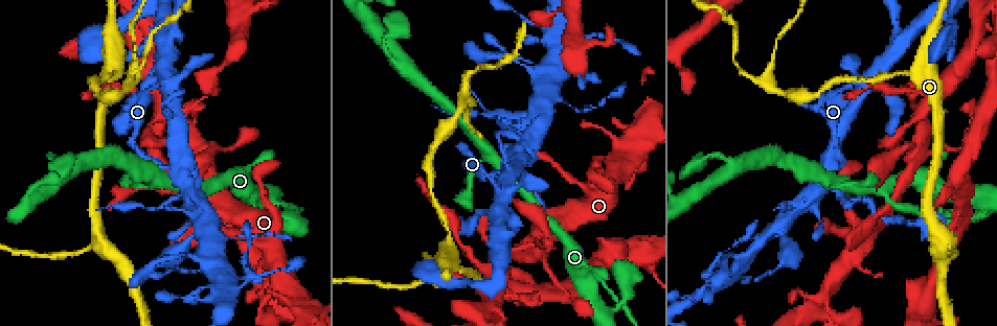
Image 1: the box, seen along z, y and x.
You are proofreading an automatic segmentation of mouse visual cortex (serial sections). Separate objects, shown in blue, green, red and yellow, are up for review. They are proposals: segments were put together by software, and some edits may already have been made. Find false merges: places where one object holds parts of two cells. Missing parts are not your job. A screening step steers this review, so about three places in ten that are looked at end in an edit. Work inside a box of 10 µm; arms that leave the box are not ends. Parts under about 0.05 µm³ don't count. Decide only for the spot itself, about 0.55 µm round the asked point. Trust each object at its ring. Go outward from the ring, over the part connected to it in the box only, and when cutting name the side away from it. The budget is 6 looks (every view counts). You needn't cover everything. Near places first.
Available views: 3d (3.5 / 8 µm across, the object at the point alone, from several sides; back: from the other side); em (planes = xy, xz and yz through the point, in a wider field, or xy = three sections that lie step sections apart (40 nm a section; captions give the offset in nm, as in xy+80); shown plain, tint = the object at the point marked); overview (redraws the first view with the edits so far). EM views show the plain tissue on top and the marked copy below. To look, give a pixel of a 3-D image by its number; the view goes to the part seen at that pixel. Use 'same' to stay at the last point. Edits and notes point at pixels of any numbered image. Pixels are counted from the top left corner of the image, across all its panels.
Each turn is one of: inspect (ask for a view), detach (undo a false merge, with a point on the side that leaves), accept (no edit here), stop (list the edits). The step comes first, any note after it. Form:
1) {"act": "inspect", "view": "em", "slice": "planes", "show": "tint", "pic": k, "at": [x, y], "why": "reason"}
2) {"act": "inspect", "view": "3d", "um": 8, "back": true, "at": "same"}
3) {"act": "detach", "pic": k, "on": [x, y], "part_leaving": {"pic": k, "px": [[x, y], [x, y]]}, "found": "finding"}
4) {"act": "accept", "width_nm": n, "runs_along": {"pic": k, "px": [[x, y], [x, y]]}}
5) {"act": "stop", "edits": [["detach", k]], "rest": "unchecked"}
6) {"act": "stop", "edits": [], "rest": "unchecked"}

{"act": "inspect", "view": "3d", "um": 3.5, "pic": 1, "at": [851, 200], "why": "a narrow waist"}

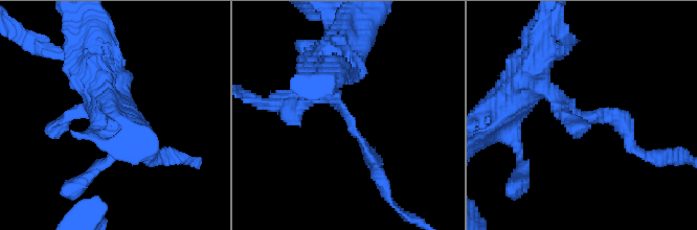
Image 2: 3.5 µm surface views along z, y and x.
{"act": "inspect", "view": "em", "slice": "xy", "step": 5, "show": "tint", "pic": 2, "at": [580, 113]}

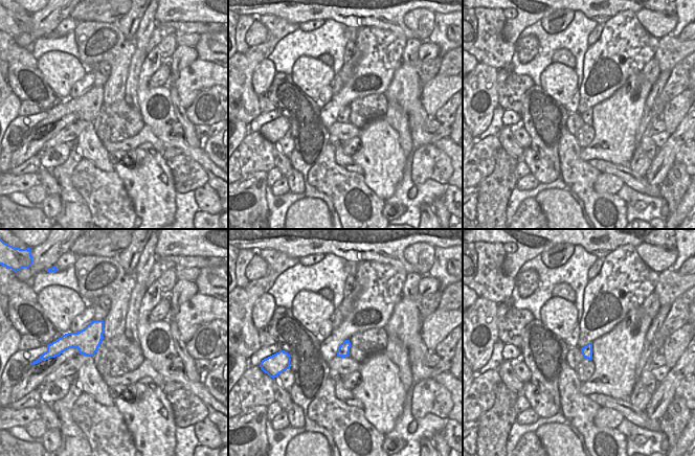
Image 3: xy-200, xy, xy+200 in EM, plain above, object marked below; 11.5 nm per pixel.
{"act": "accept", "runs_along": {"pic": 2, "px": [[536, 73], [576, 115], [608, 115], [627, 138]]}, "found": "one cell here"}

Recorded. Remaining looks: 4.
{"act": "inspect", "view": "3d", "um": 3.5, "pic": 1, "at": [253, 206], "why": "thick turns thin"}

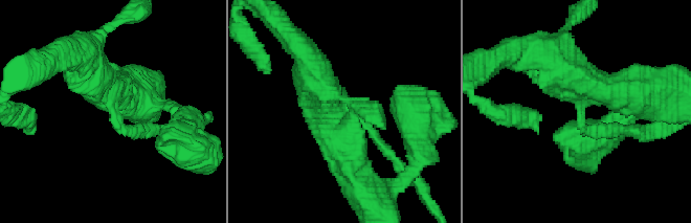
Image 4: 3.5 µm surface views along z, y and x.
{"act": "inspect", "view": "em", "slice": "xy", "step": 5, "show": "tint", "pic": 4, "at": [117, 114], "arms": 3, "arm_widths_nm": [150, 450, 600], "why": "need the tissue"}

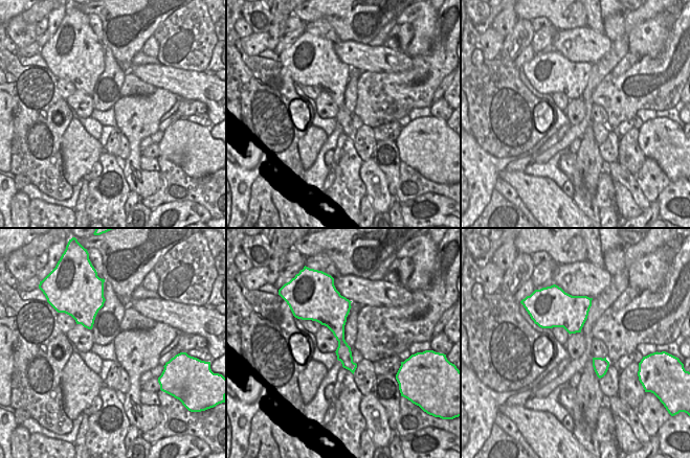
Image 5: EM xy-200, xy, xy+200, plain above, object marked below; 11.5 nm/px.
{"act": "inspect", "view": "em", "slice": "planes", "show": "tint", "at": "same", "why": "cut it another way"}

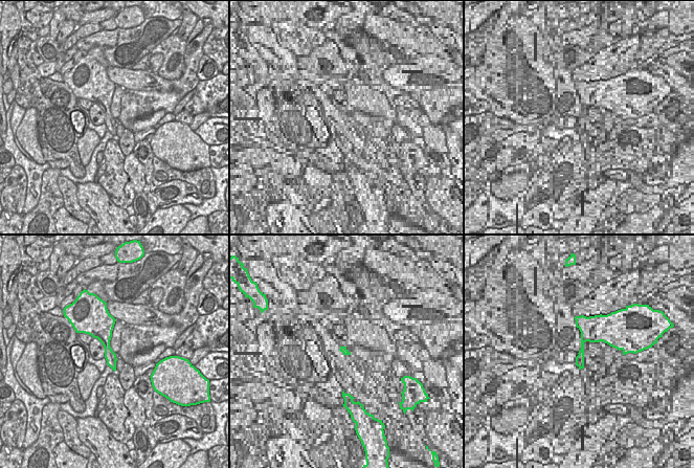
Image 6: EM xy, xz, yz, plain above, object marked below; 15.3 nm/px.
{"act": "detach", "pic": 4, "on": [381, 146], "width_nm": 170, "part_leaving": {"pic": 4, "px": [[588, 129], [650, 135], [664, 126]]}, "found": "two cells meet here"}

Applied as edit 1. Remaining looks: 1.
{"act": "stop", "edits": [["detach", 4]], "rest": "unchecked"}

